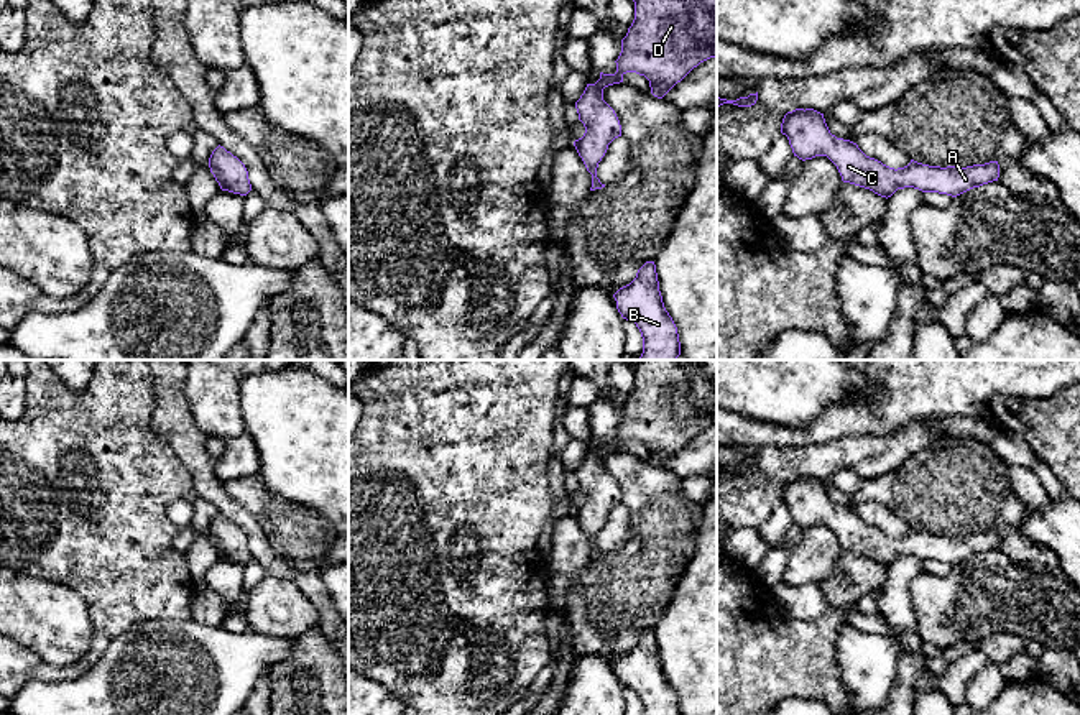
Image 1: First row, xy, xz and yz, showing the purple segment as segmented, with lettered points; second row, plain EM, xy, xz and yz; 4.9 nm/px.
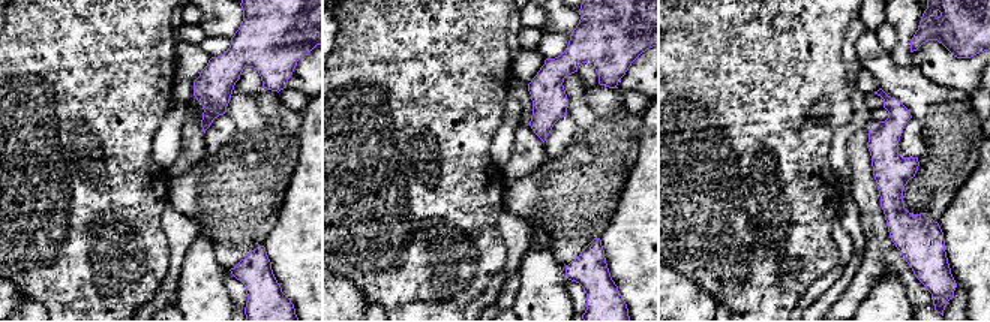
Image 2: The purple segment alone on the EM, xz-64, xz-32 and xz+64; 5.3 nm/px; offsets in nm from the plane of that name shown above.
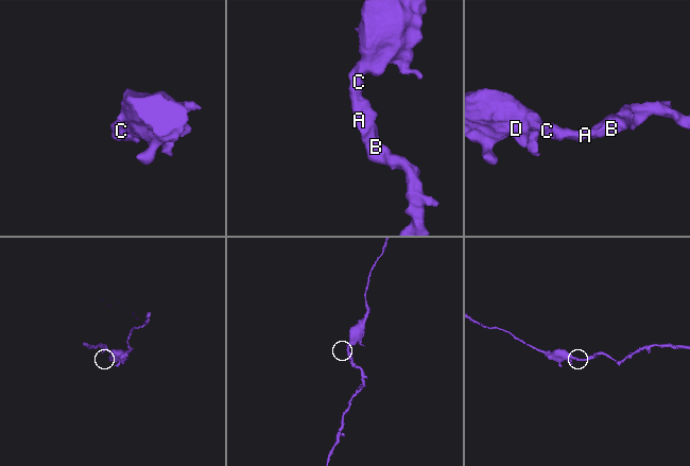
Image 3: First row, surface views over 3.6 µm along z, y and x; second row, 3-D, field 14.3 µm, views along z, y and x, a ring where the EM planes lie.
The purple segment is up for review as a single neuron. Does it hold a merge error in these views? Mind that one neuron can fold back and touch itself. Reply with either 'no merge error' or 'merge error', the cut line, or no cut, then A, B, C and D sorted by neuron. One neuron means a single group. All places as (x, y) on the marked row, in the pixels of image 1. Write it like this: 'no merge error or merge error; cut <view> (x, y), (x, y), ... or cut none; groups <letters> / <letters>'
no merge error; cut none; groups A B C D

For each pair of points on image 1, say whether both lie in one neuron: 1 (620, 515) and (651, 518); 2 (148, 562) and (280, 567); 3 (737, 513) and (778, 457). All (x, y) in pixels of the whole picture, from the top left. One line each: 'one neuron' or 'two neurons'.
1: two neurons
2: two neurons
3: one neuron

